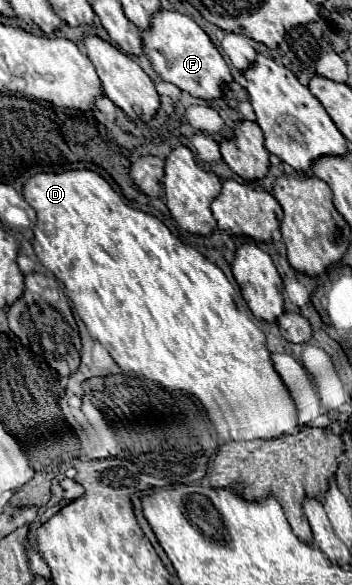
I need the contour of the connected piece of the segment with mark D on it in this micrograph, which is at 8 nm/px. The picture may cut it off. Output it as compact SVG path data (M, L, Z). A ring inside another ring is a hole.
M73 169L73 171L65 171L65 173L35 173L33 177L27 179L27 183L23 187L23 197L37 213L37 223L33 227L33 249L37 253L39 261L65 285L65 295L73 301L79 317L83 319L83 323L89 329L91 339L103 343L103 347L109 351L109 355L115 359L115 363L123 371L135 373L137 377L143 377L143 379L155 381L155 383L161 383L167 389L179 389L179 391L195 395L203 403L203 407L207 409L207 415L209 415L211 423L215 425L221 443L245 441L245 439L275 439L285 433L293 433L297 429L297 411L295 411L293 399L289 397L289 391L285 389L281 377L277 375L277 371L273 369L273 365L269 361L265 335L249 319L247 311L237 303L233 285L227 281L227 277L223 275L223 271L215 263L205 259L193 247L183 245L183 241L179 241L155 215L129 207L121 199L121 195L97 171Z

